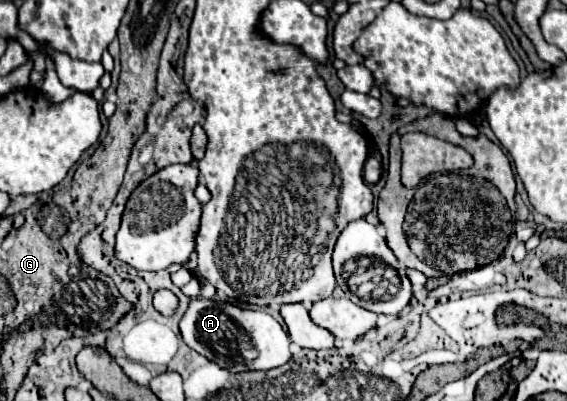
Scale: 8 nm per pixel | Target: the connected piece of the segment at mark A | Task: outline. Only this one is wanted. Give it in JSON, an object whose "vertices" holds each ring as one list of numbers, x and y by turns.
{"vertices":[[195,299,189,303,189,309,181,319,179,329,183,341,191,349,195,349,197,353,231,373,269,371,273,367,285,365,291,359,291,341,287,331,263,311,241,309,231,303]]}

